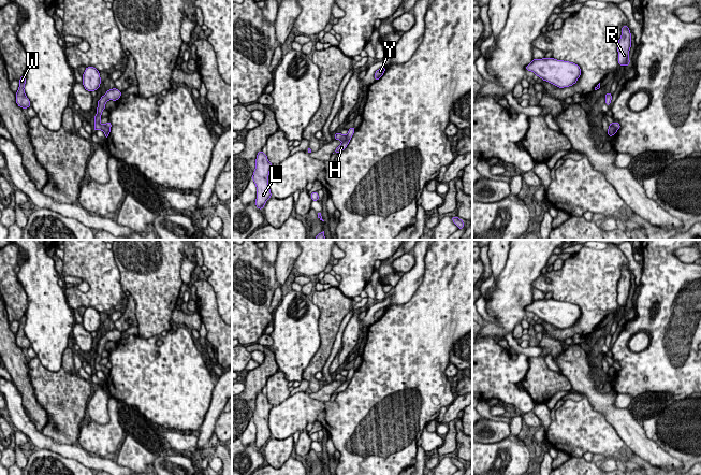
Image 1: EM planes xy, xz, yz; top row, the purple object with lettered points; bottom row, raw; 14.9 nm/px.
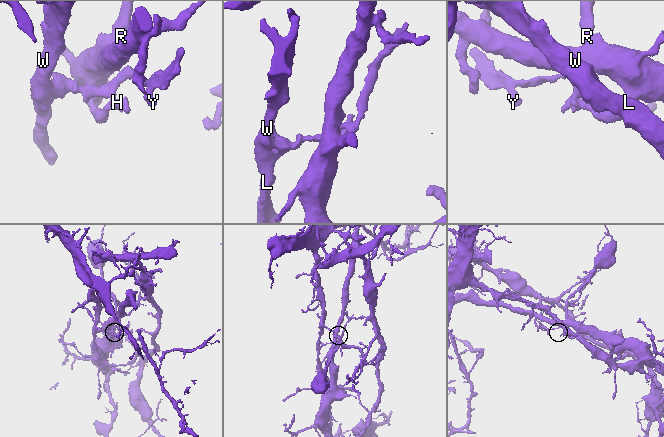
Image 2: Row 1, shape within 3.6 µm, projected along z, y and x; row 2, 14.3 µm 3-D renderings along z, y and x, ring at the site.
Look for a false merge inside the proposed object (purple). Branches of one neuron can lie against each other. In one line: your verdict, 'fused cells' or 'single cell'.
fused cells

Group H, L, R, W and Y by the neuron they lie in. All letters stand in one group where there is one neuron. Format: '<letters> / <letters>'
H R / L W Y

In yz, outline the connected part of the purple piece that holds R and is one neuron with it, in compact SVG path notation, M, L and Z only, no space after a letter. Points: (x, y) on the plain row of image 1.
M624 265L622 268L622 277L617 284L618 292L618 305L628 307L630 304L629 301L629 291L631 288L631 275L629 269Z

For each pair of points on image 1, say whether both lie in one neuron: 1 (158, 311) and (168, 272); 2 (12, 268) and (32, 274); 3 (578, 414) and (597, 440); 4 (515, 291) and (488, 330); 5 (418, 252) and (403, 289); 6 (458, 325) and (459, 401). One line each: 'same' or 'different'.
1: same
2: different
3: same
4: same
5: same
6: different

